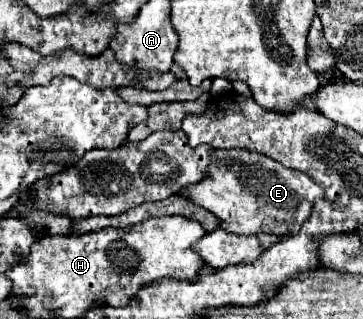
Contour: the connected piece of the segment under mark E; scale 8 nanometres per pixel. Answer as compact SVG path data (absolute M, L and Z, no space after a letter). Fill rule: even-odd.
M242 148L214 150L208 166L208 176L196 186L188 186L180 192L196 206L206 208L220 220L220 228L234 234L276 234L284 236L290 226L298 224L298 210L304 202L324 198L324 188L316 184L308 174L282 166L280 162ZM288 218L290 222L284 222Z

